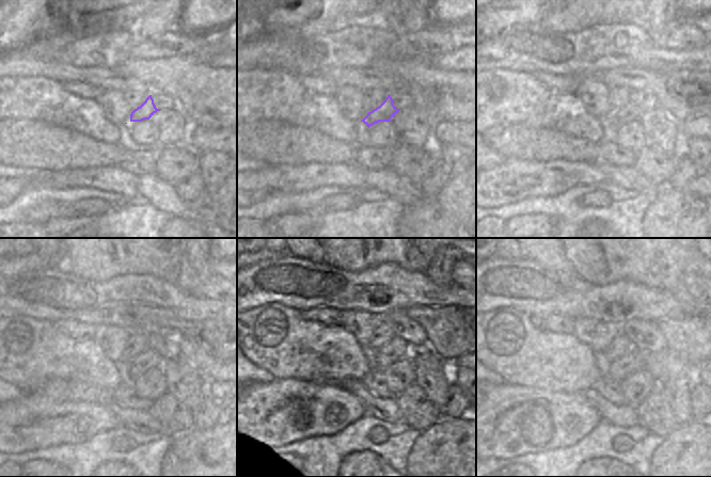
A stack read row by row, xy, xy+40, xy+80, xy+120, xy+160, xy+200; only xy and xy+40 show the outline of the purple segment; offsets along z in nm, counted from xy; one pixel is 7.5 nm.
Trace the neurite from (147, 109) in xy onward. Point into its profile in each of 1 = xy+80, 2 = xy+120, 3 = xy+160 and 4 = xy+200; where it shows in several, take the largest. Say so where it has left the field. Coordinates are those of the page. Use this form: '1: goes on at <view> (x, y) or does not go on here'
1: goes on at xy+80 (614, 120)
2: goes on at xy+120 (138, 362)
3: goes on at xy+160 (378, 362)
4: goes on at xy+200 (621, 368)

